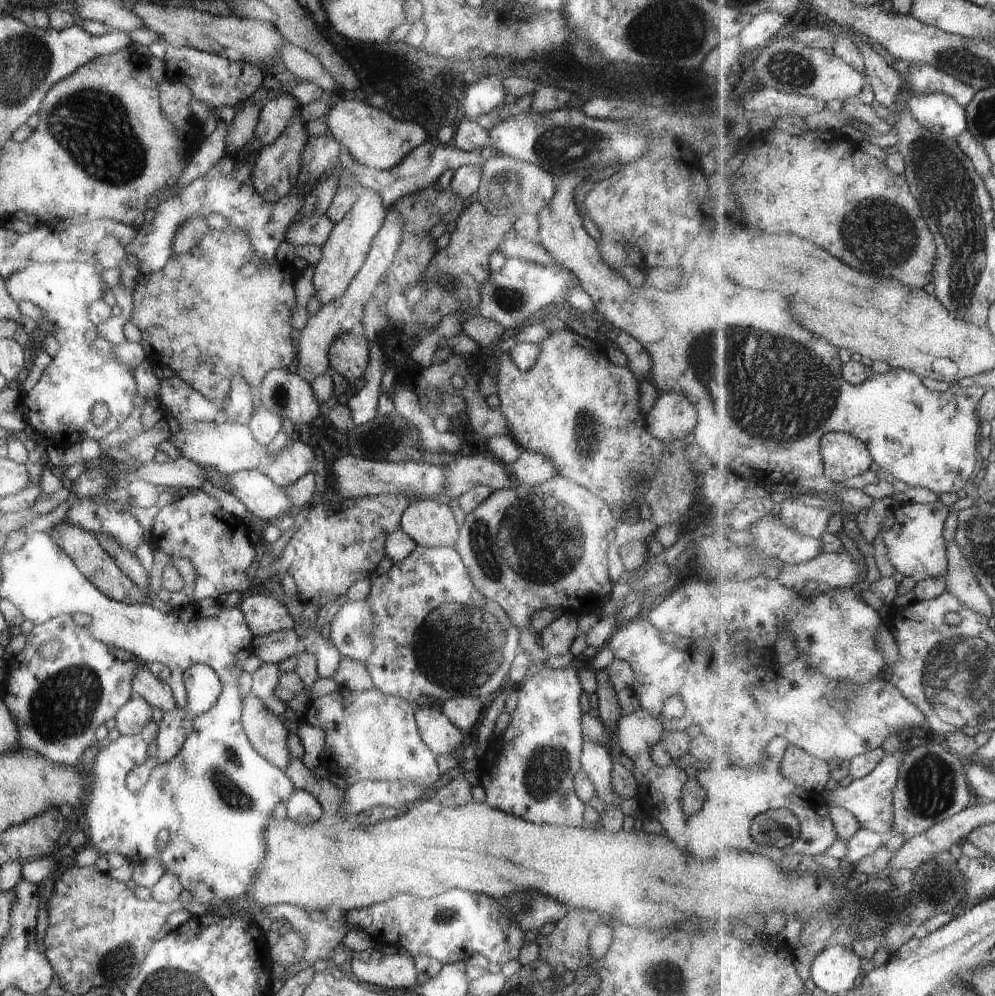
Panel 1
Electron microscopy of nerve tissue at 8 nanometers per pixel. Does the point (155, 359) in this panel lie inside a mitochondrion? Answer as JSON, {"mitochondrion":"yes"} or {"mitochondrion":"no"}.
{"mitochondrion":"no"}

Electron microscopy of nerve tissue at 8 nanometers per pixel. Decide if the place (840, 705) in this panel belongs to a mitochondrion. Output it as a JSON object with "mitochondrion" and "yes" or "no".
{"mitochondrion":"yes"}

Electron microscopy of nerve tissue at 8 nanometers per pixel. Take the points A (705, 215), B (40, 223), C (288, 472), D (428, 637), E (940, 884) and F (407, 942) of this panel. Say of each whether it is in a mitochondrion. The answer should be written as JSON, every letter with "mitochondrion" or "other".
{"A":"other","B":"other","C":"other","D":"mitochondrion","E":"mitochondrion","F":"other"}

